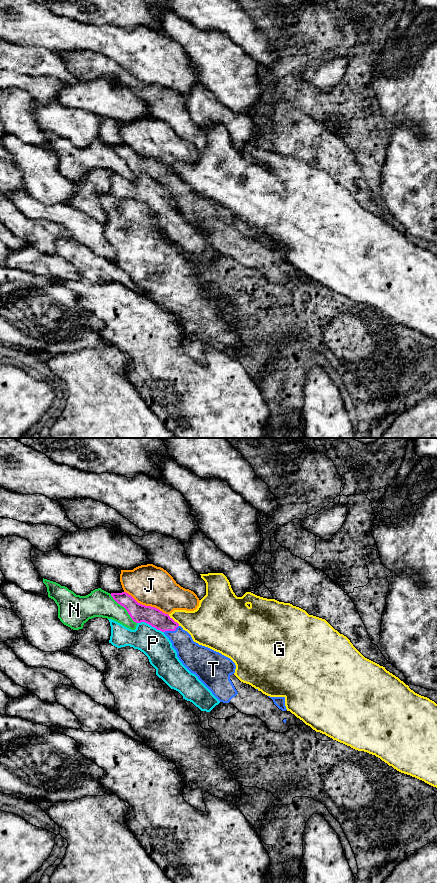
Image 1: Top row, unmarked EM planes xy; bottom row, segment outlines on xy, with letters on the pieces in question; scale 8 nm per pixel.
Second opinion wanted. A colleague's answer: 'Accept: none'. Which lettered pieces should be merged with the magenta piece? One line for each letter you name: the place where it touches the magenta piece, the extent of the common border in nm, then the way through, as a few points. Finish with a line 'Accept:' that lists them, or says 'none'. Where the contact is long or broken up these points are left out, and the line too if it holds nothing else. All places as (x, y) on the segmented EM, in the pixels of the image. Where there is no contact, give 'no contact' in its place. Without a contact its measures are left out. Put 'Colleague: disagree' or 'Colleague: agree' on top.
Colleague: disagree
T: xy (171, 630) | 130 nm
Accept: T

